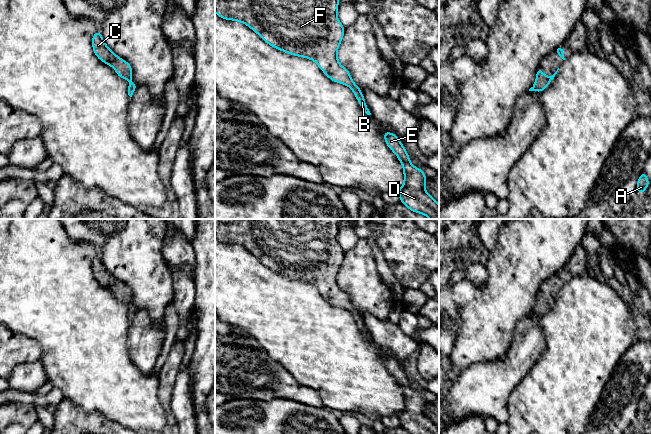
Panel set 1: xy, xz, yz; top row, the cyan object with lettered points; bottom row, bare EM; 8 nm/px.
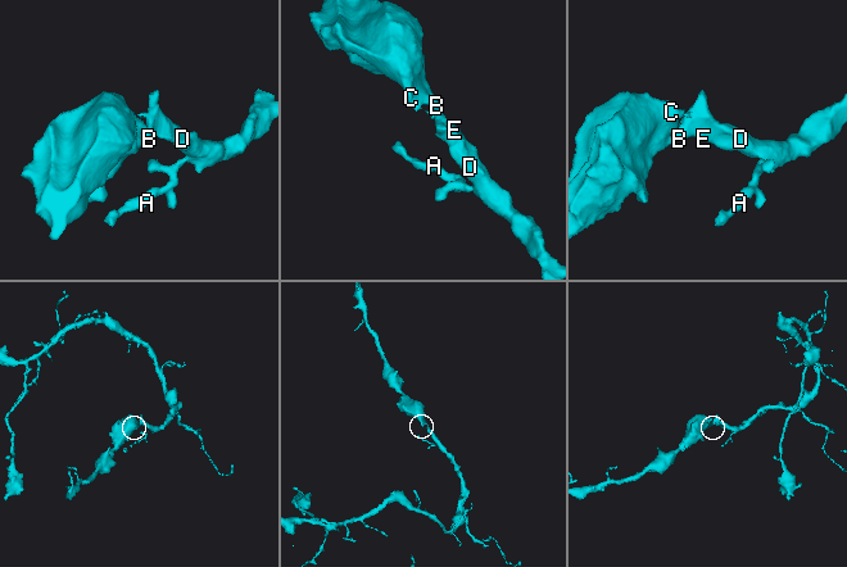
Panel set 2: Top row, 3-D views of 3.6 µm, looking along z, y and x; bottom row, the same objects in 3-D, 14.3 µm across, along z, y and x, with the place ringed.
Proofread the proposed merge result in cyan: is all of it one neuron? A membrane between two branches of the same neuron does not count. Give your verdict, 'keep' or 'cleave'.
keep

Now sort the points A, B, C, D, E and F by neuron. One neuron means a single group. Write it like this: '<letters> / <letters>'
A B C D E F

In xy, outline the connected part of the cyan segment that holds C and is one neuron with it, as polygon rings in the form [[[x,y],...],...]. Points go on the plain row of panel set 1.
[[[100,254],[97,255],[92,261],[92,271],[99,284],[114,292],[119,301],[130,305],[128,310],[128,319],[132,321],[138,309],[134,308],[131,303],[132,292],[130,288],[125,284],[122,284],[107,271],[104,264],[102,263]]]

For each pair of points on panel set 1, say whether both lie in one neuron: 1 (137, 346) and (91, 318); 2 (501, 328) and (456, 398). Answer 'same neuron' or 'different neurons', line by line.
1: different neurons
2: different neurons

